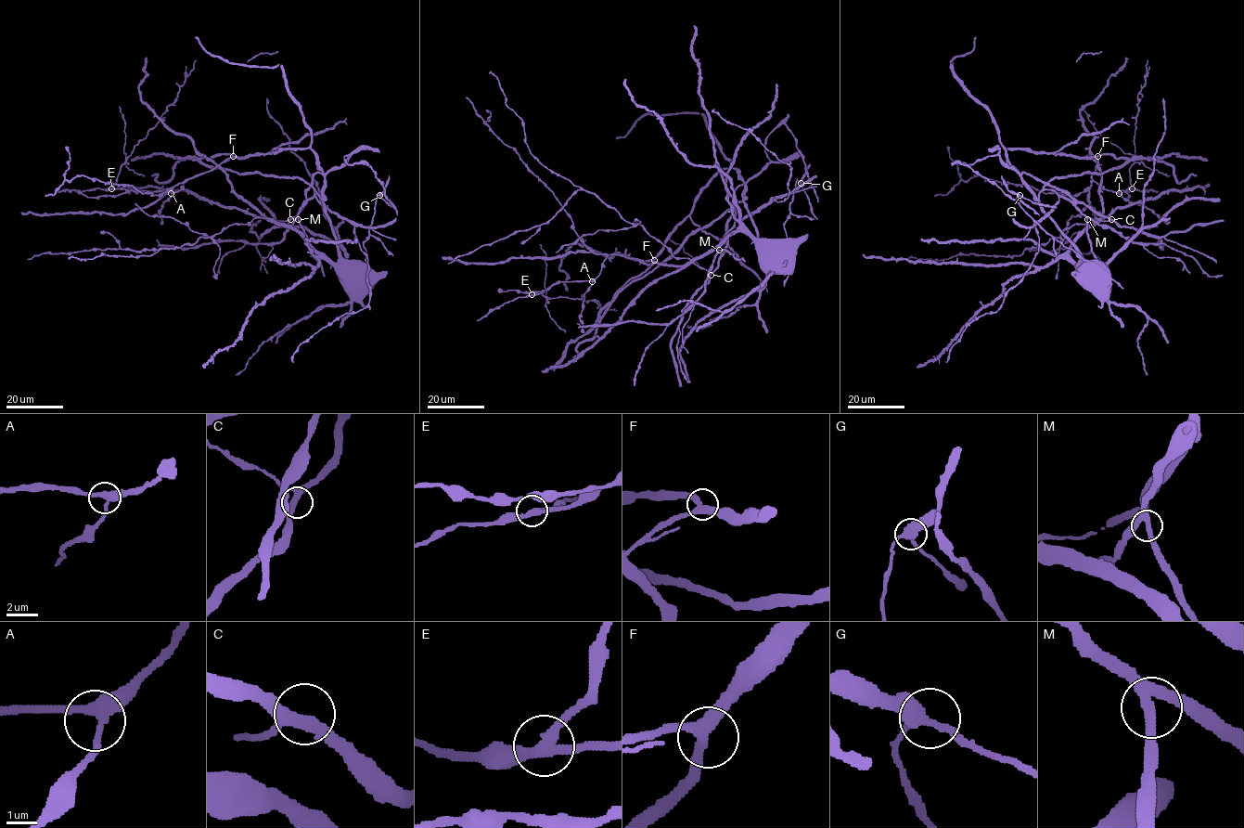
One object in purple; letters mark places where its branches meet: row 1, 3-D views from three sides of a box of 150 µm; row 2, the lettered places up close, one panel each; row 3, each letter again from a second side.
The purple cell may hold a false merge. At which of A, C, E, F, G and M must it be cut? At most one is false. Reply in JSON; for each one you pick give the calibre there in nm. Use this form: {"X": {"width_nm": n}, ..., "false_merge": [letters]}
{"E": {"width_nm": 300}, "false_merge": ["E"]}

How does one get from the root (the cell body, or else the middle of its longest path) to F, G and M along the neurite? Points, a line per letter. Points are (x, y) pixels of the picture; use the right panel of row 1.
F: (1090, 265), (1090, 261), (1076, 263), (1069, 254), (1069, 247), (1102, 214), (1101, 170), (1096, 165), (1097, 156)
G: (1090, 265), (1091, 261), (1083, 260), (1048, 235), (1020, 206), (1017, 200), (1019, 195)
M: (1090, 265), (1091, 262), (1083, 257), (1045, 211), (1039, 194), (1054, 189), (1087, 219)

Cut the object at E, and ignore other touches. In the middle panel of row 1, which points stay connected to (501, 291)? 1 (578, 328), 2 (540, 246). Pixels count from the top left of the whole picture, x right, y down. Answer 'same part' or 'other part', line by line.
1: same part
2: other part

